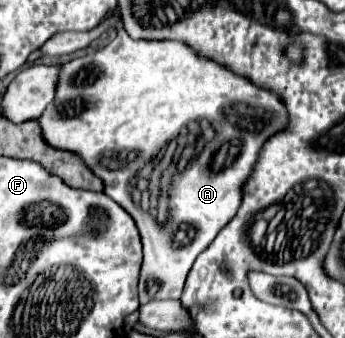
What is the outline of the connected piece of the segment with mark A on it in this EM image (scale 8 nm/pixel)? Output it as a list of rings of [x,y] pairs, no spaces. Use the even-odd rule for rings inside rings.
[[[120,30],[118,36],[102,50],[76,58],[60,68],[56,96],[38,118],[38,126],[48,146],[78,154],[84,160],[84,164],[90,168],[90,172],[102,178],[104,192],[112,200],[116,200],[126,212],[130,212],[132,218],[138,222],[142,248],[144,248],[144,260],[142,260],[140,282],[138,282],[140,300],[142,302],[178,300],[182,296],[186,276],[196,256],[208,248],[208,244],[216,238],[216,234],[236,214],[242,200],[242,184],[252,174],[254,162],[258,160],[258,150],[262,148],[266,138],[270,138],[282,126],[286,126],[286,106],[284,102],[280,102],[276,94],[258,90],[246,78],[238,78],[234,72],[216,66],[216,62],[198,58],[198,54],[194,54],[194,50],[190,50],[182,42],[132,40],[124,30]],[[202,118],[206,118],[214,126],[216,136],[204,146],[204,150],[192,162],[188,162],[182,174],[174,174],[172,184],[170,184],[168,220],[164,224],[152,224],[152,214],[146,214],[144,210],[134,208],[134,202],[128,190],[130,178],[134,178],[138,170],[150,164],[152,158],[156,158],[158,152],[172,138],[180,134],[182,124],[188,124],[192,120],[202,120]],[[180,224],[192,226],[196,234],[190,240],[190,244],[182,248],[174,248],[172,240]],[[150,282],[156,282],[160,288],[148,288]]]

